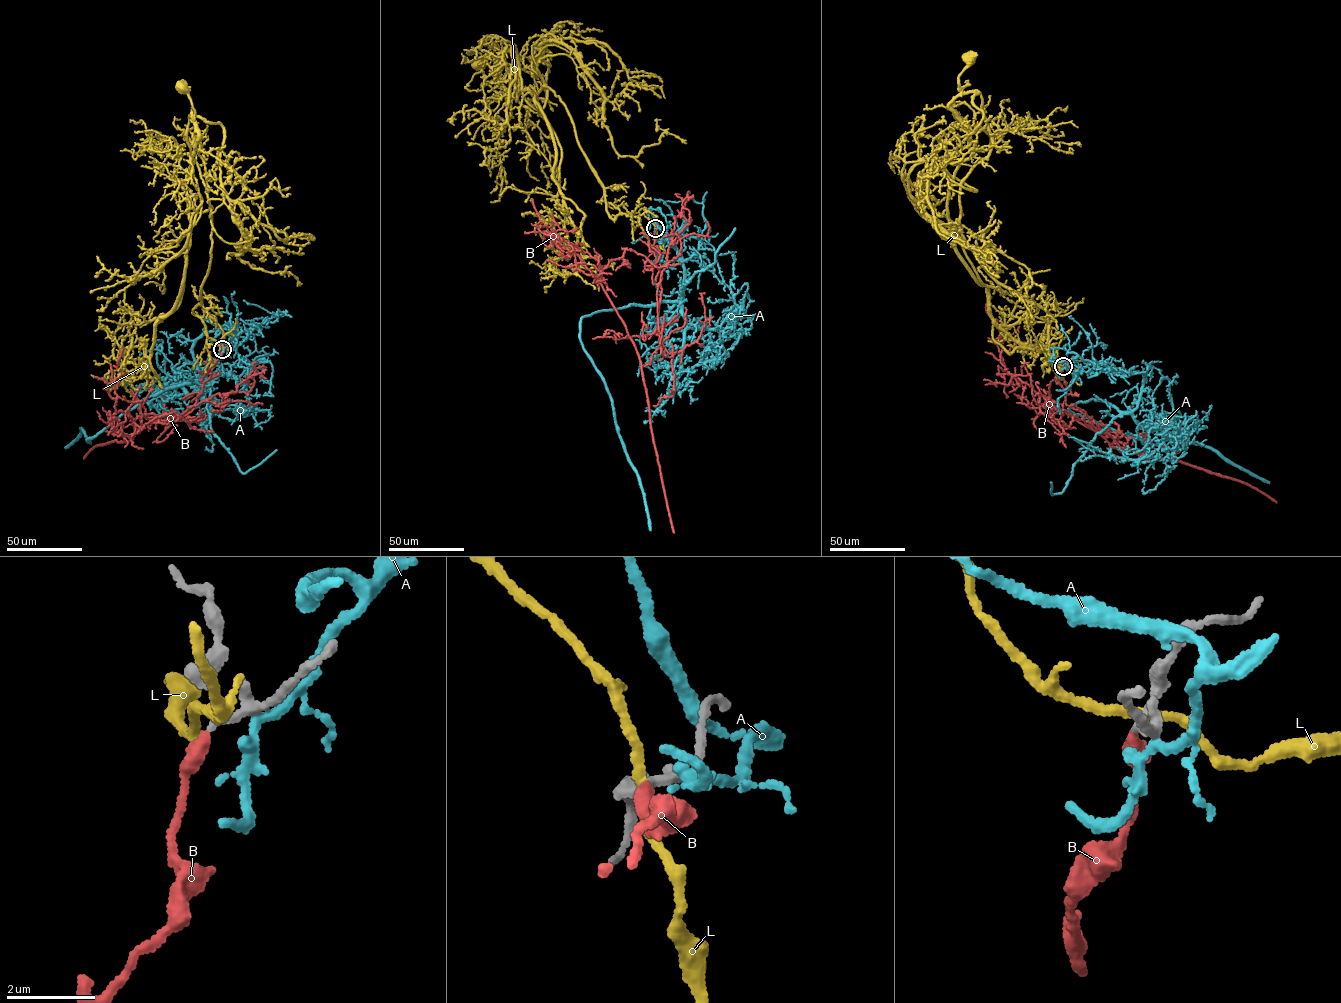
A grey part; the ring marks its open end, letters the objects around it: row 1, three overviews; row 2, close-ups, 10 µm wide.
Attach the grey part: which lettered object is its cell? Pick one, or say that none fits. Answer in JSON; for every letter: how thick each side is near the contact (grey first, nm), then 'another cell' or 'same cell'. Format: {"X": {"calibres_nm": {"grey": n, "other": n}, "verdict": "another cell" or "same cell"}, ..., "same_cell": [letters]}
{"A": {"calibres_nm": {"grey": 240, "other": 220}, "verdict": "another cell"}, "B": {"calibres_nm": {"grey": 160, "other": 340}, "verdict": "same cell"}, "L": {"calibres_nm": {"grey": 200, "other": 220}, "verdict": "another cell"}, "same_cell": ["B"]}

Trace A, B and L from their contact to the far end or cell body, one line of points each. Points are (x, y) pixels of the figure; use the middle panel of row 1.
A: (657, 228), (683, 266), (666, 315), (678, 316), (676, 301), (630, 305), (584, 316), (579, 334), (651, 530)
B: (655, 228), (658, 324), (627, 338), (599, 279), (539, 230), (546, 225), (532, 199)
L: (655, 228), (643, 214), (609, 215), (567, 110), (548, 86), (523, 105), (504, 89), (493, 56), (478, 64)

